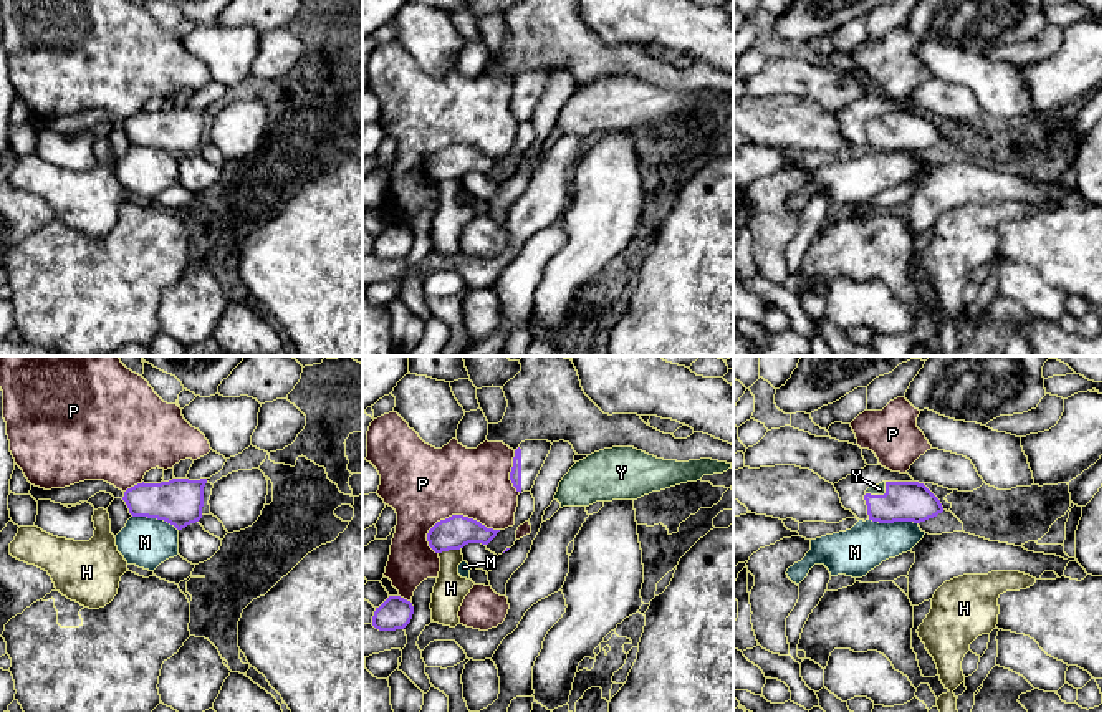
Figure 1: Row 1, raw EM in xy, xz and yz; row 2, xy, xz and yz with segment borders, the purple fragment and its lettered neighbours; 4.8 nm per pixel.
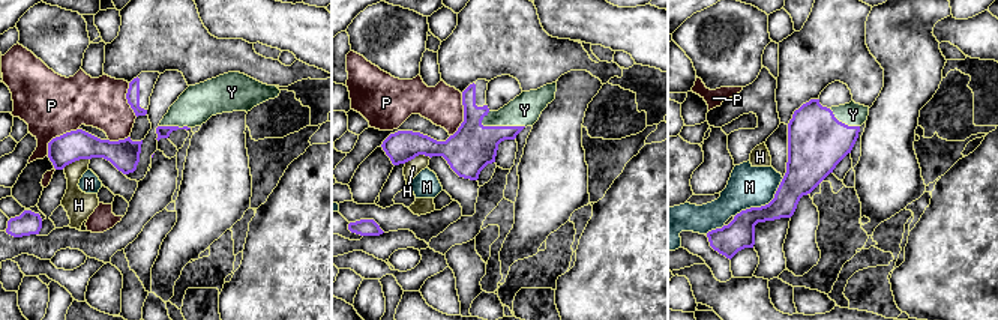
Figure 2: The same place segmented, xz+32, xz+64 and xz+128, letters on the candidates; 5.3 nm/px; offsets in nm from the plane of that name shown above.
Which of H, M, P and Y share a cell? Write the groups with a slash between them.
H / M / P / Y

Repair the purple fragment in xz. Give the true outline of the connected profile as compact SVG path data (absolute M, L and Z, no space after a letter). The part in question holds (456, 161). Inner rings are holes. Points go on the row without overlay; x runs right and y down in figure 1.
M452 144L437 151L429 159L427 171L435 182L442 182L449 179L460 179L468 172L488 174L498 161L500 159L487 157L473 147Z

